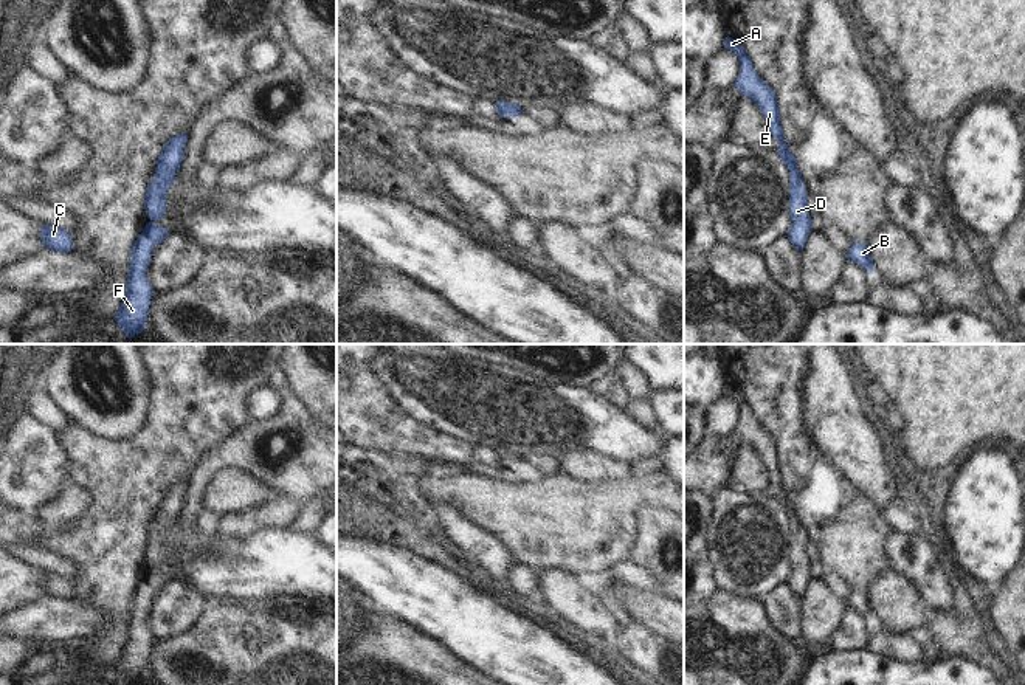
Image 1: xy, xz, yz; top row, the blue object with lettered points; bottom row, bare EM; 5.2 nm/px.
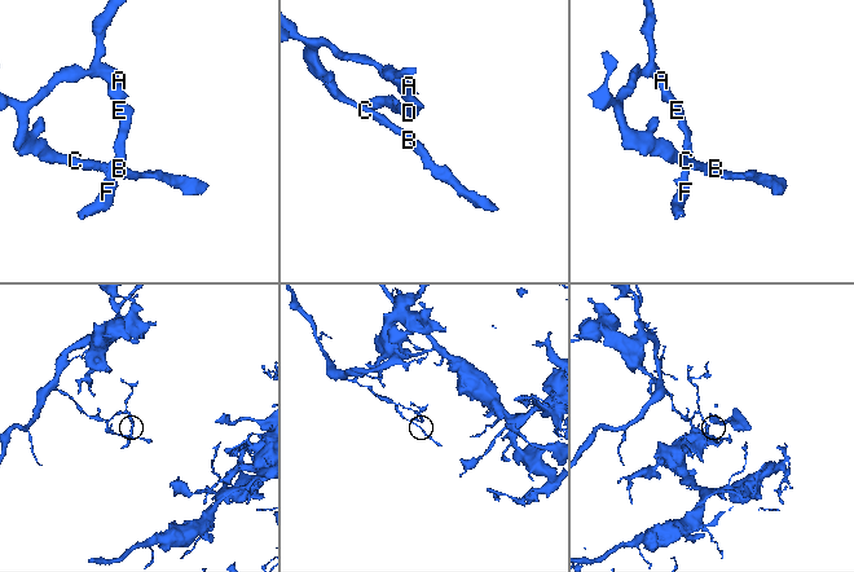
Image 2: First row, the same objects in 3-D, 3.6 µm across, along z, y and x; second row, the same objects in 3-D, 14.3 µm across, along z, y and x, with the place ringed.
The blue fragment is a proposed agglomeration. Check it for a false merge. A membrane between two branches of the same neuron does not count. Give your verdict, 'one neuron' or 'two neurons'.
one neuron

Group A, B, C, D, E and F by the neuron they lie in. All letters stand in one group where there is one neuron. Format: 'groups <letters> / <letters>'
groups A B C D E F

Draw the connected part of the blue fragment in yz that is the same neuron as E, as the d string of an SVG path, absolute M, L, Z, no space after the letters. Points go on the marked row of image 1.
M726 37L724 48L733 51L740 59L740 74L733 84L744 96L751 98L760 108L768 122L769 133L778 141L777 150L780 160L789 170L789 215L792 226L788 231L788 239L797 250L803 250L811 228L811 217L808 212L808 195L805 192L805 181L800 177L795 157L791 153L780 122L780 108L774 90L758 76L746 50L740 42Z

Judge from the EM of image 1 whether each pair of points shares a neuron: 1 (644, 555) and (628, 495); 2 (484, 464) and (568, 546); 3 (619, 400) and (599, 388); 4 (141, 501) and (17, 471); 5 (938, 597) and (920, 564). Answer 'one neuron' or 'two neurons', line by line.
1: two neurons
2: two neurons
3: one neuron
4: two neurons
5: one neuron

